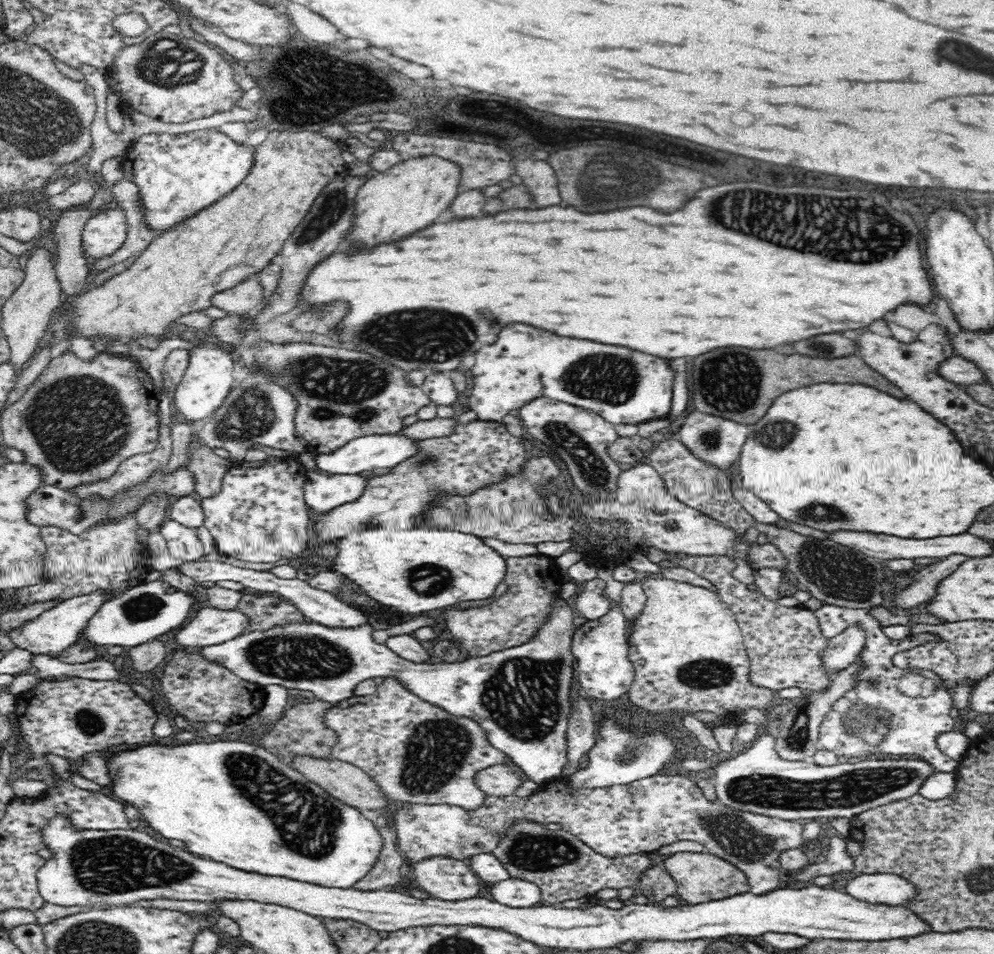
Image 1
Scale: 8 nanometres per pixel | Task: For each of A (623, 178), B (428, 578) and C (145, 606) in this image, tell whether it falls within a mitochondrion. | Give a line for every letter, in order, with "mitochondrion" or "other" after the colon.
A: mitochondrion
B: mitochondrion
C: mitochondrion

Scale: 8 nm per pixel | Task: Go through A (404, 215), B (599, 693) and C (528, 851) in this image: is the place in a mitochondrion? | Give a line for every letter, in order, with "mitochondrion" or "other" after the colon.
A: other
B: other
C: mitochondrion

